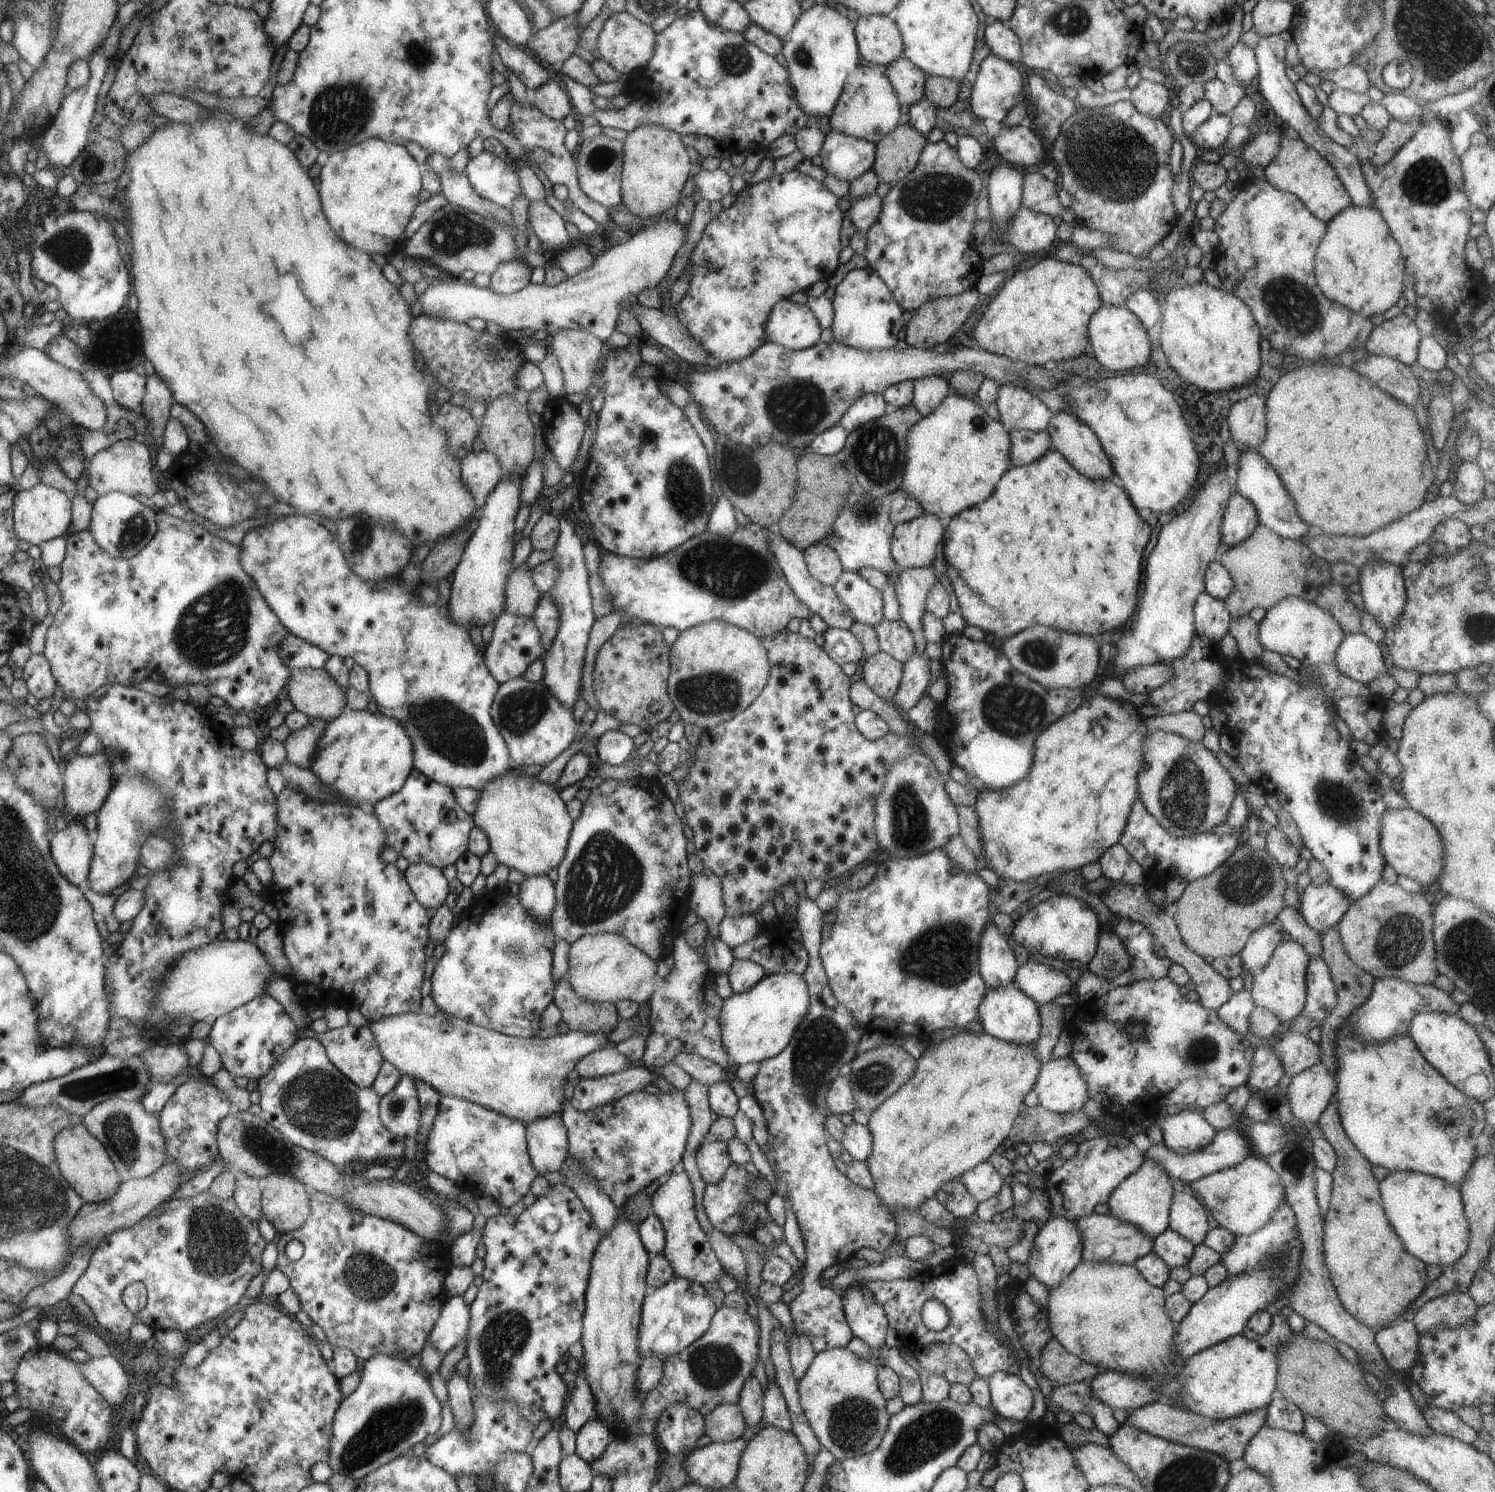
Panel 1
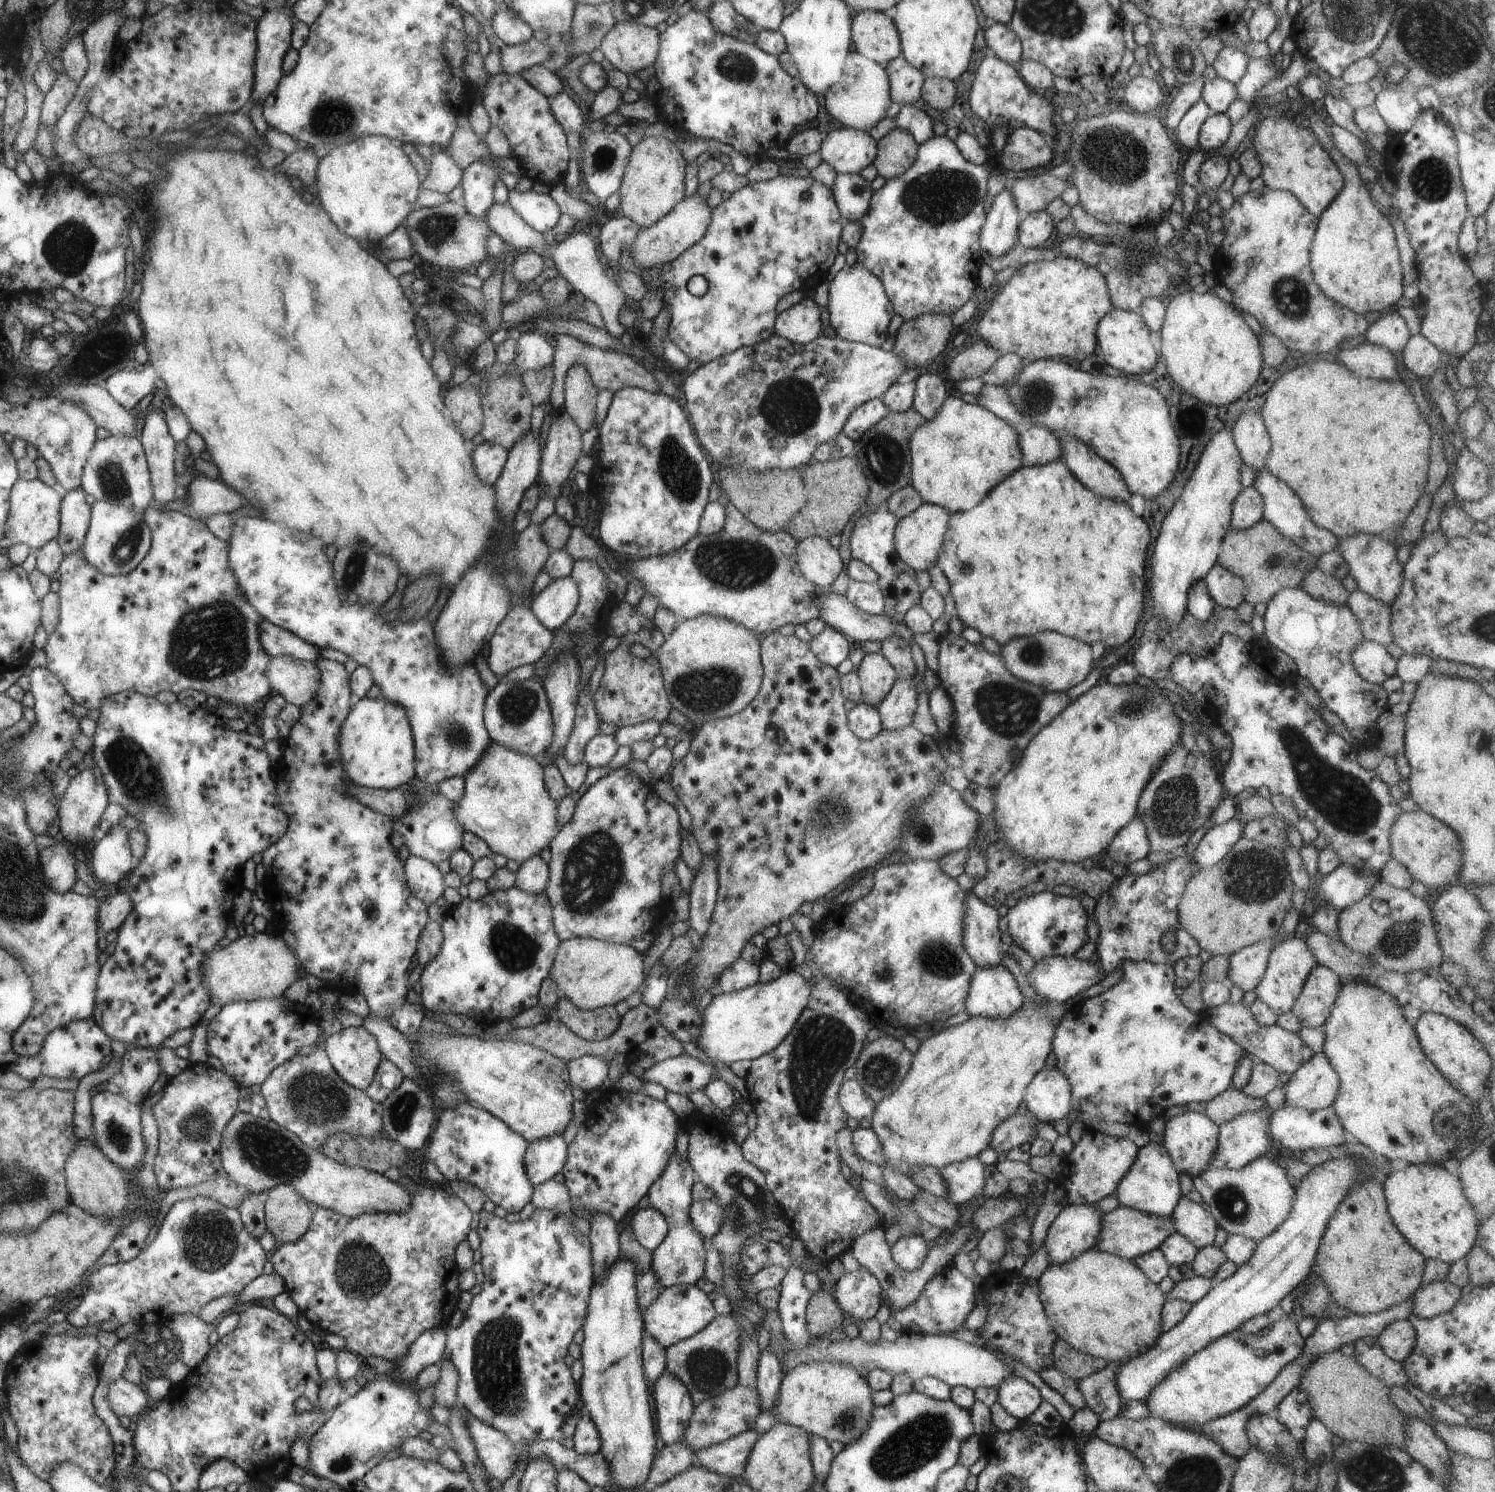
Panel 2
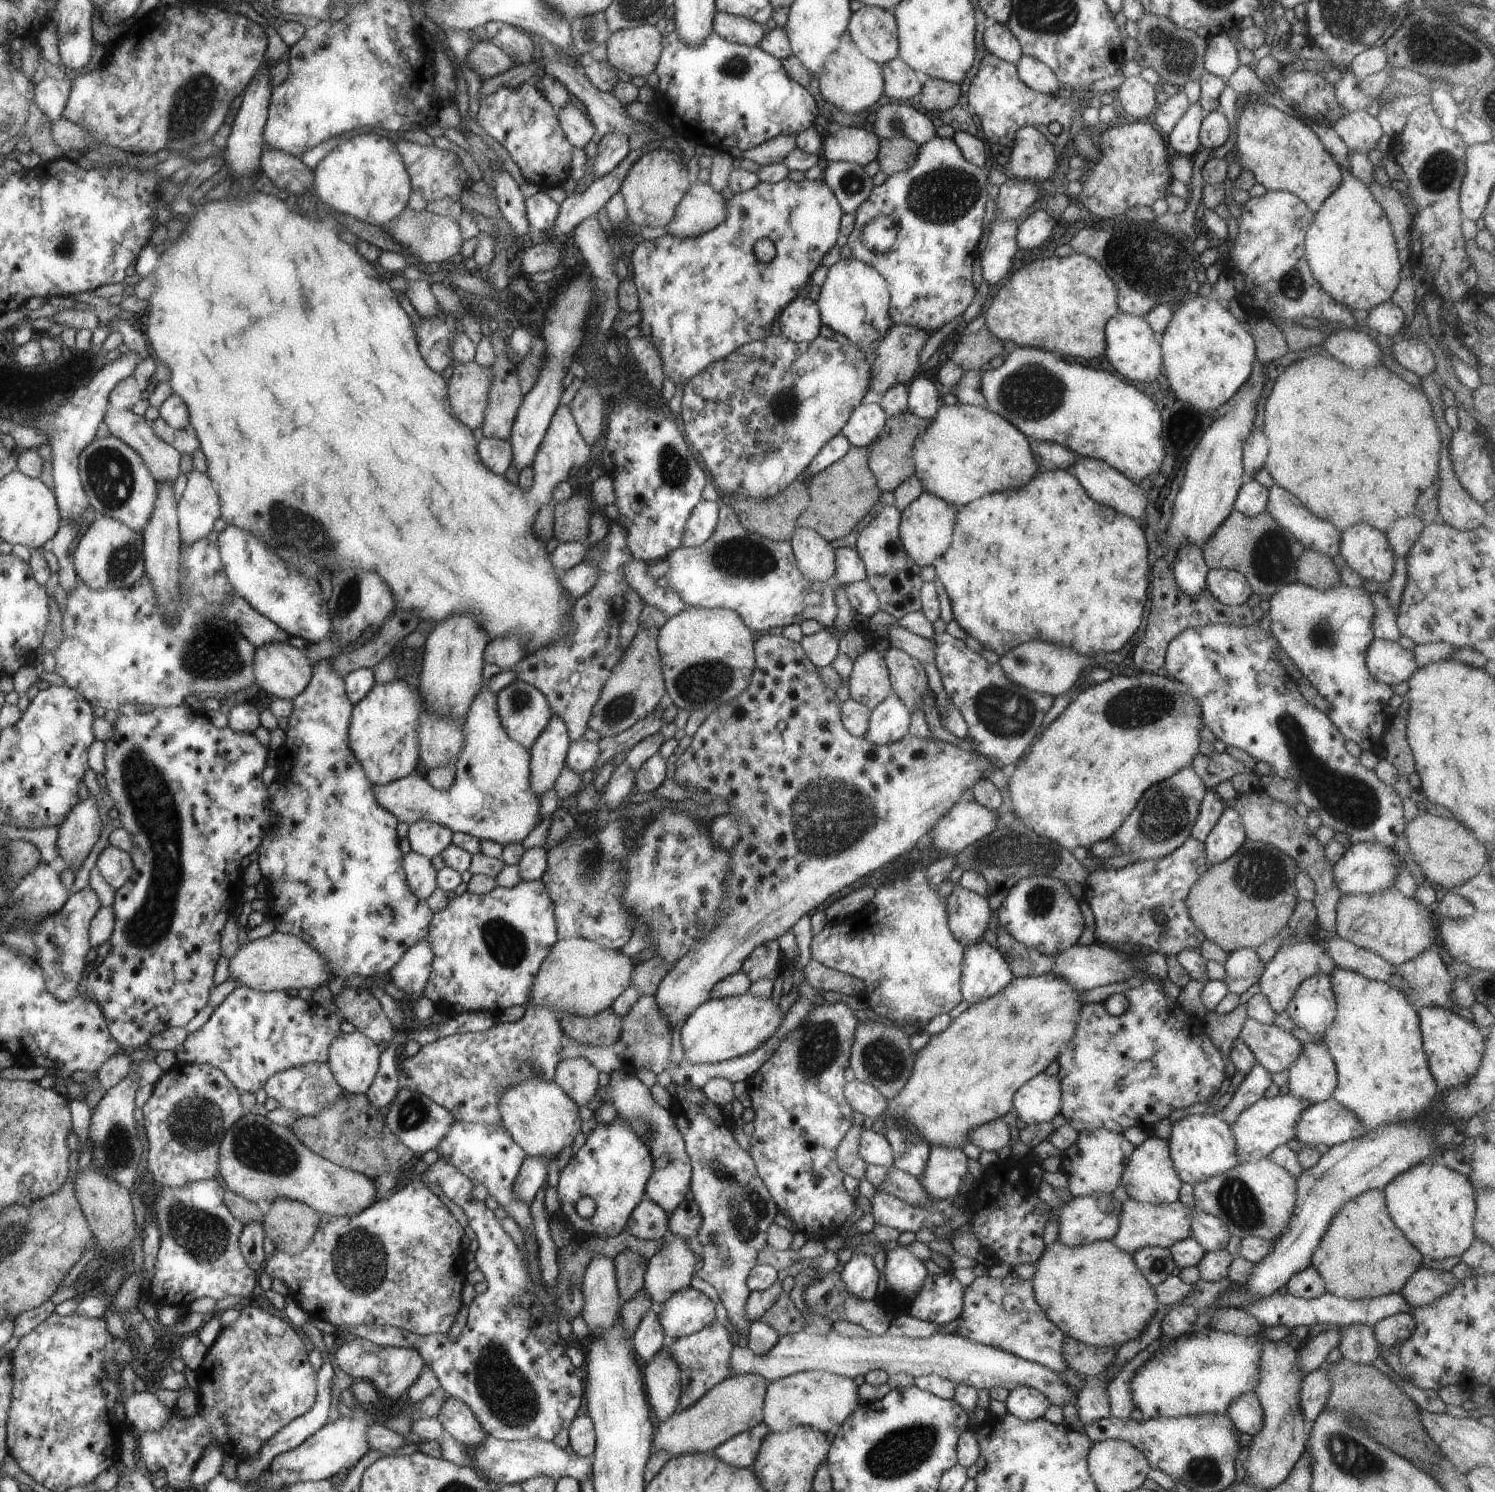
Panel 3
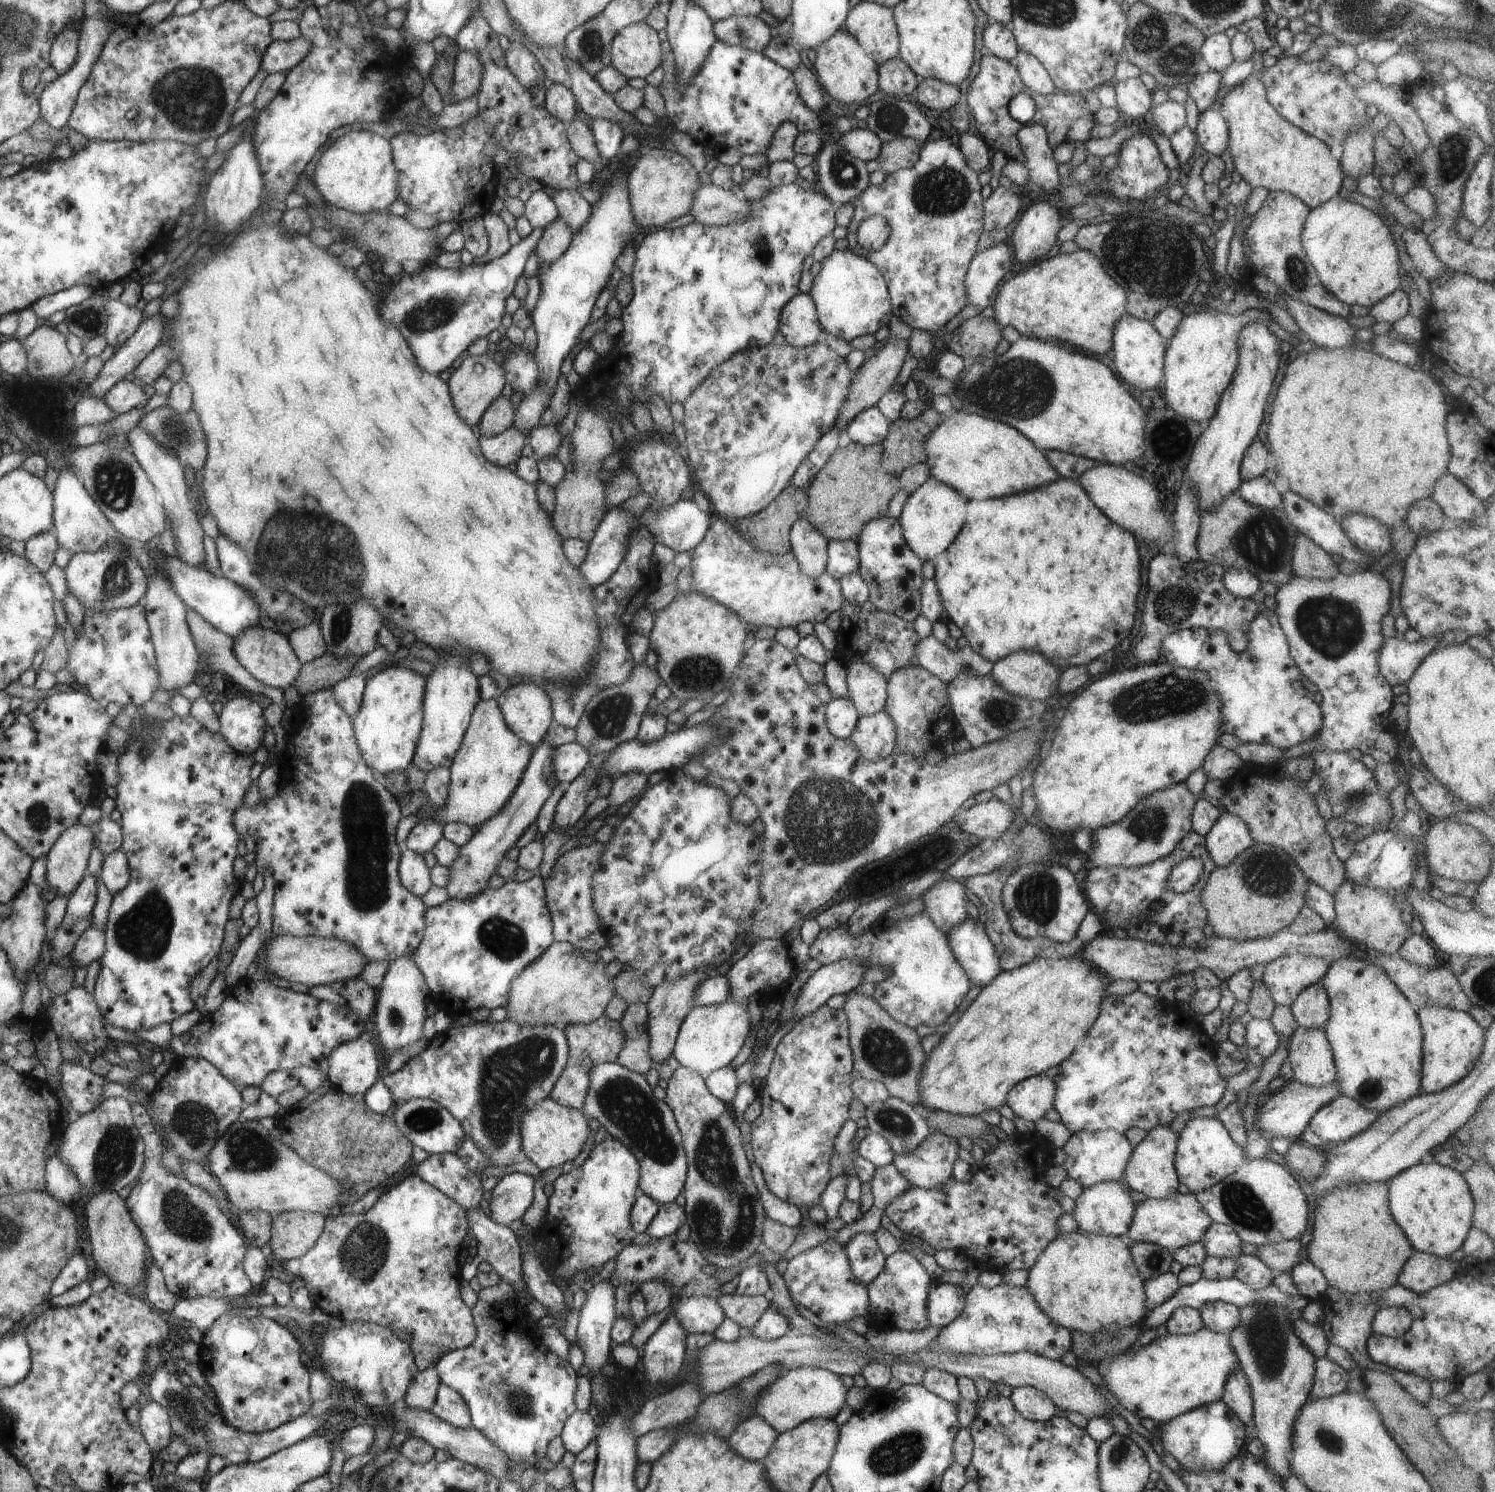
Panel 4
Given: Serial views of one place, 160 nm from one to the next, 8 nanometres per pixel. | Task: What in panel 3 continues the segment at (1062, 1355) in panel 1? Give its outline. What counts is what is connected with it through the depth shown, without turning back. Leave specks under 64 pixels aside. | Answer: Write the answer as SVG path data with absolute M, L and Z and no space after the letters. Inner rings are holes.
M1066 1336L1063 1342L1063 1355L1070 1369L1089 1377L1110 1368L1117 1357L1117 1348L1095 1347Z

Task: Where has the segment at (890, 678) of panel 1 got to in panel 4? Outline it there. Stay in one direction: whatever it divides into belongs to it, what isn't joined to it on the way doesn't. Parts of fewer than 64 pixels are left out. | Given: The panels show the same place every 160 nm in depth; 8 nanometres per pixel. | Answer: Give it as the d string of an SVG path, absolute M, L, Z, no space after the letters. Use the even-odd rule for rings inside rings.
M852 661L846 664L847 668L847 688L848 699L857 708L860 717L871 717L876 713L882 713L885 710L887 699L887 678L878 672L873 666L862 661Z

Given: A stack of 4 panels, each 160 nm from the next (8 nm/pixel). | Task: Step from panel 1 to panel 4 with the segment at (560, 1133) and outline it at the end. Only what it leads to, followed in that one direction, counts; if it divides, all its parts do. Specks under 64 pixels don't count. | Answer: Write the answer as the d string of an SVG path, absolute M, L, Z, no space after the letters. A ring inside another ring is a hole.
M523 1173L503 1176L492 1190L489 1201L490 1218L499 1225L507 1226L532 1204L535 1178Z

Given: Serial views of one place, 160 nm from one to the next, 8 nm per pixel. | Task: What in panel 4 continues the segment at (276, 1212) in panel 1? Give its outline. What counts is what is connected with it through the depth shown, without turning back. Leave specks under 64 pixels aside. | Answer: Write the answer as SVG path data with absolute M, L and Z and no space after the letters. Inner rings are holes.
M306 1211L280 1213L273 1219L271 1259L287 1261L304 1256L324 1234L325 1217Z

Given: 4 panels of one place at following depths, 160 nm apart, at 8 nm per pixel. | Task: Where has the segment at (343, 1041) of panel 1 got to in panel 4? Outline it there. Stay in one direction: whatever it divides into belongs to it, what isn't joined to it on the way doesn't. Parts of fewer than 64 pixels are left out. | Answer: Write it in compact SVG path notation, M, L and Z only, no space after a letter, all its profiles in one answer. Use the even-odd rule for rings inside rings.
M361 1037L341 1044L330 1055L326 1073L336 1090L362 1098L380 1076L374 1044Z

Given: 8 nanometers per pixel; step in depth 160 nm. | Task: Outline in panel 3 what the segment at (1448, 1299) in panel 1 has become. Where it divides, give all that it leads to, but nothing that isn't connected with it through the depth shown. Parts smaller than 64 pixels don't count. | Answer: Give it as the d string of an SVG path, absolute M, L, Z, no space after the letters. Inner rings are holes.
M1420 1266L1410 1275L1400 1293L1412 1306L1421 1307L1451 1293L1457 1282L1452 1271Z

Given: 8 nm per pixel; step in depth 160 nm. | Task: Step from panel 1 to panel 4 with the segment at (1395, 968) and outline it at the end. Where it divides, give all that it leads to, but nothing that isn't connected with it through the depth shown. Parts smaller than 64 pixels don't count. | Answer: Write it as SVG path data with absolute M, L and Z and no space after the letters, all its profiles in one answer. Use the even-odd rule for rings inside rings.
M1346 878L1332 895L1336 913L1334 928L1363 951L1372 948L1387 955L1397 954L1401 944L1417 930L1402 922L1402 909L1394 902L1393 892L1354 884Z

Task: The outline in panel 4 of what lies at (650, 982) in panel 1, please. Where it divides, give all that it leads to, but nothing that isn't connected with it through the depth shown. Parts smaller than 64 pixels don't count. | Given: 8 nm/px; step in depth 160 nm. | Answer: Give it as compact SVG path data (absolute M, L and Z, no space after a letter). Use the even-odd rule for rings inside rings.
M555 940L542 956L530 963L513 980L508 1004L504 1006L507 1007L508 1020L520 1026L552 1025L563 1030L568 1025L593 1023L604 1015L604 1009L613 996L612 980L605 972L607 965L598 960L596 953L576 949L566 941Z

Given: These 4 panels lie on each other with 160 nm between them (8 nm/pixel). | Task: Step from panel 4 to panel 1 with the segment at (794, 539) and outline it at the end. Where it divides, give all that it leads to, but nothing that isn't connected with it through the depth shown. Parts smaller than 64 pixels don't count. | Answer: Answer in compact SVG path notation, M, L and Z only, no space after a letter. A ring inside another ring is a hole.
M816 543L802 552L809 573L822 584L834 586L845 571L838 553L830 545Z

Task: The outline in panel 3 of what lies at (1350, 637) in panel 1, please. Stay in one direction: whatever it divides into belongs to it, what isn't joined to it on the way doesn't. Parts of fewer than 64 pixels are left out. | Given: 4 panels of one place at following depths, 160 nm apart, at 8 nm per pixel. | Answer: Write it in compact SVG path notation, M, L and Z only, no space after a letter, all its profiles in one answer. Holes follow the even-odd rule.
M1374 638L1365 655L1370 674L1391 687L1408 681L1419 669L1414 651L1404 649L1398 641Z

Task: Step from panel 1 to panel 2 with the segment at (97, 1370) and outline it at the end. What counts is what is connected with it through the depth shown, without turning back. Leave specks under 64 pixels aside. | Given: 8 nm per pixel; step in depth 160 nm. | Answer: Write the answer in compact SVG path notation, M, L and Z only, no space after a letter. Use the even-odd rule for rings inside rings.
M123 1376L117 1378L116 1382L111 1383L108 1388L111 1409L119 1417L129 1416L135 1421L146 1412L148 1404L151 1404L146 1392L140 1386L127 1381Z

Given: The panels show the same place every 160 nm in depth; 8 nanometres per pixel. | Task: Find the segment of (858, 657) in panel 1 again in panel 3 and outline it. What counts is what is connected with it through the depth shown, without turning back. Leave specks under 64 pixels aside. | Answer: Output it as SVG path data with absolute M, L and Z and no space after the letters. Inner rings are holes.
M825 628L816 634L803 636L799 643L808 660L819 669L829 665L837 657L840 652L839 638L840 635L834 630Z

